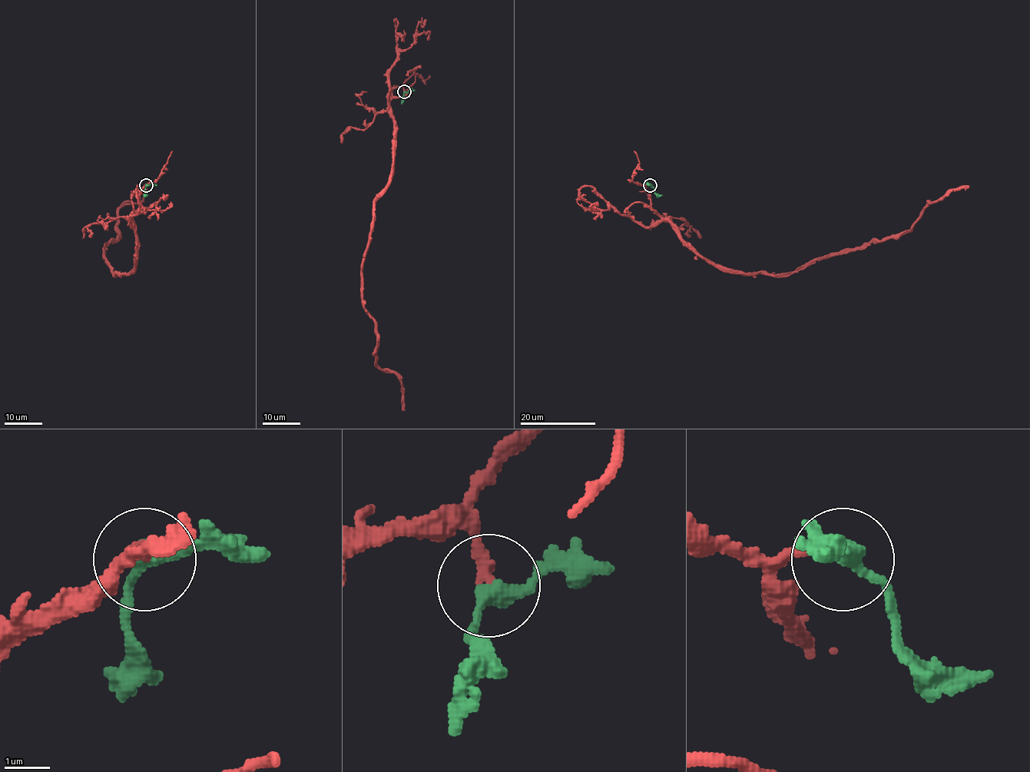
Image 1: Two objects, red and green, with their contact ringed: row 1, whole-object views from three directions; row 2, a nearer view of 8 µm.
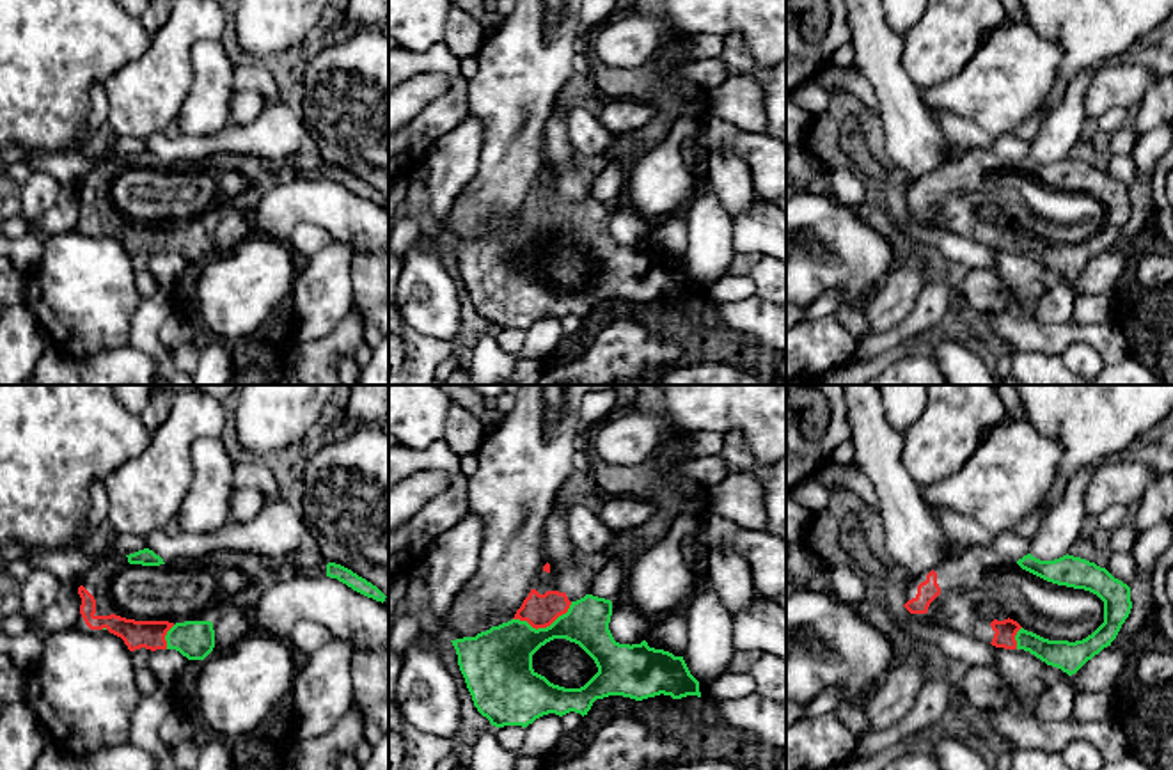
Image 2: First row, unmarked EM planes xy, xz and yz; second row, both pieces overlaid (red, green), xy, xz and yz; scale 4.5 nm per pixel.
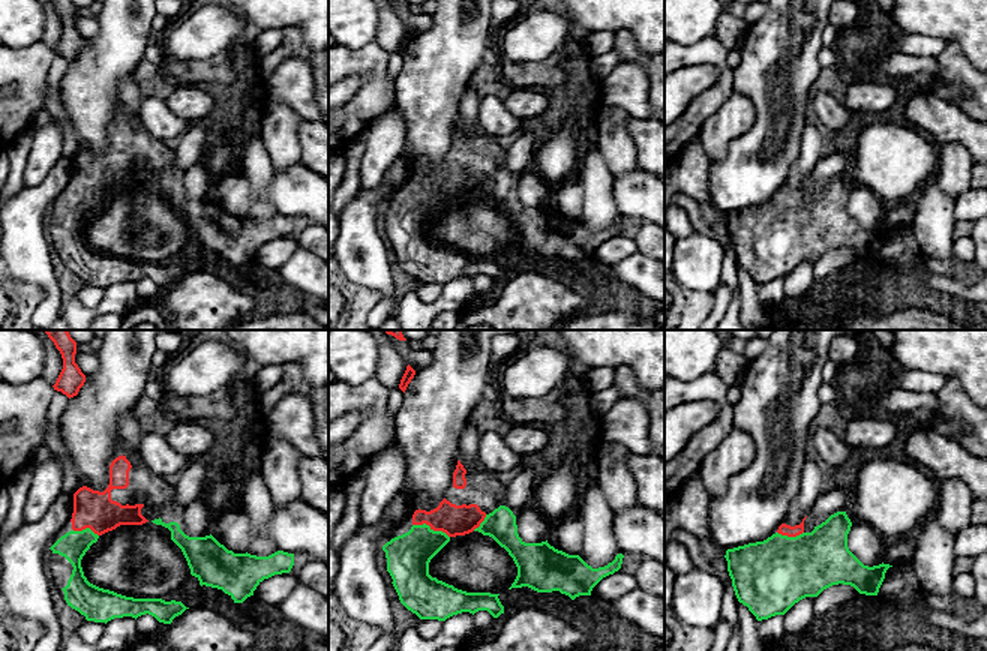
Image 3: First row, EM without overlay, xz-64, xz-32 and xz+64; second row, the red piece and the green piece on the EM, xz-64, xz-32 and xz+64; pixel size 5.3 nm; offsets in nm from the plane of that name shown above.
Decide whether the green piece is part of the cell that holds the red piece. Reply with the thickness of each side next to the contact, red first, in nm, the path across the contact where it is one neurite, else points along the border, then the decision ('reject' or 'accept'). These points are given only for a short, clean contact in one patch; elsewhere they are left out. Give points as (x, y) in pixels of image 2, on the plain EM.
160/280 nm | across xz (540, 213), (543, 229), (531, 231), (501, 261) | accept

